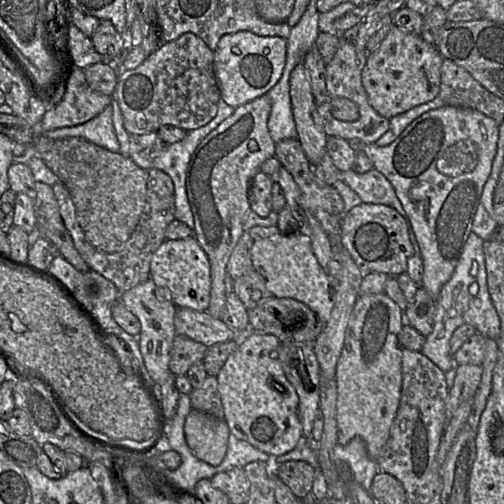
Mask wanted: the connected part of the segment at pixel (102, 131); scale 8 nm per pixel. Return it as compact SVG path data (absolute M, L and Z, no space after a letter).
M107 105L101 113L89 121L70 127L43 132L50 139L81 137L111 152L120 152L120 145L113 127L113 107Z

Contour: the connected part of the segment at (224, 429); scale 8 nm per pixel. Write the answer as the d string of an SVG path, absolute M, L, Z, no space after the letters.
M191 409L185 420L184 433L189 448L199 460L212 466L222 462L230 434L224 418Z

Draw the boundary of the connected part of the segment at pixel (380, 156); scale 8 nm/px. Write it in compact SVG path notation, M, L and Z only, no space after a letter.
M445 105L415 119L387 146L349 141L356 151L366 154L374 169L381 172L394 187L420 248L424 266L421 286L435 301L454 273L472 232L476 210L496 155L498 137L499 125L493 119L473 109Z

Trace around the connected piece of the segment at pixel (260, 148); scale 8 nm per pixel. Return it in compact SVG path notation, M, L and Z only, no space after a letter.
M267 94L235 108L230 117L200 142L185 171L185 192L194 217L193 236L210 263L211 291L206 312L220 320L234 283L227 274L227 264L244 232L244 218L250 210L249 185L260 172L262 163L275 156L276 143L267 127L270 111L271 101Z

